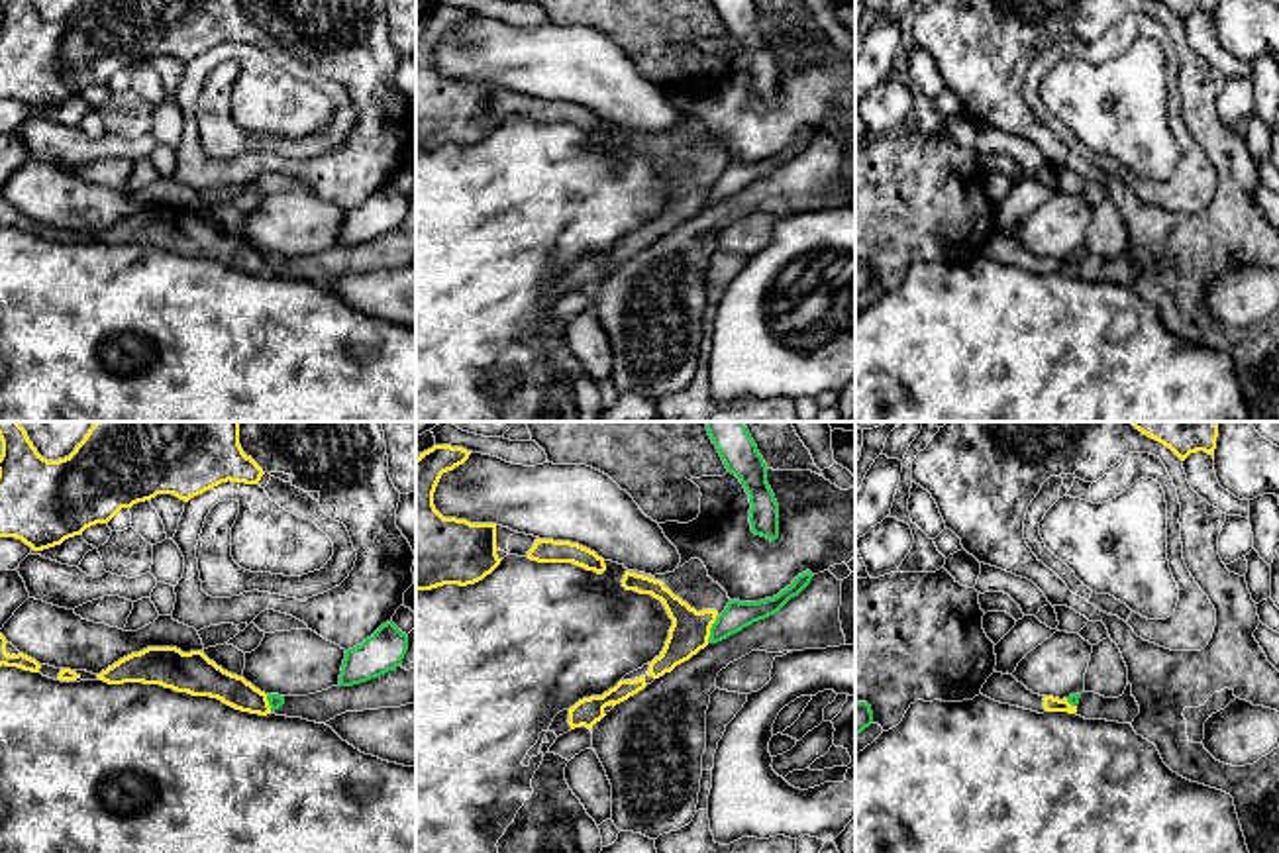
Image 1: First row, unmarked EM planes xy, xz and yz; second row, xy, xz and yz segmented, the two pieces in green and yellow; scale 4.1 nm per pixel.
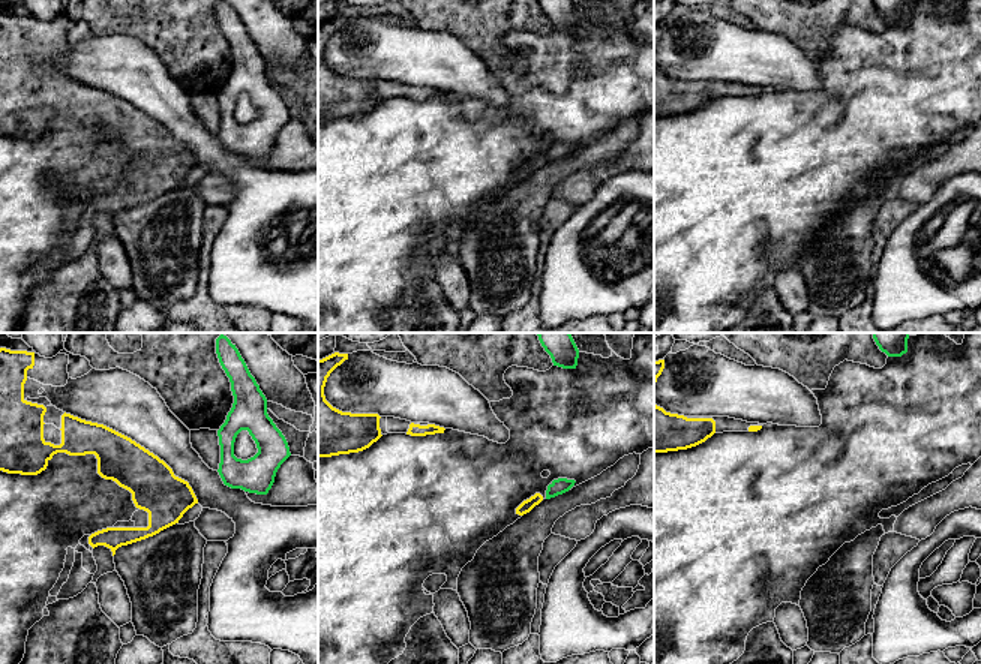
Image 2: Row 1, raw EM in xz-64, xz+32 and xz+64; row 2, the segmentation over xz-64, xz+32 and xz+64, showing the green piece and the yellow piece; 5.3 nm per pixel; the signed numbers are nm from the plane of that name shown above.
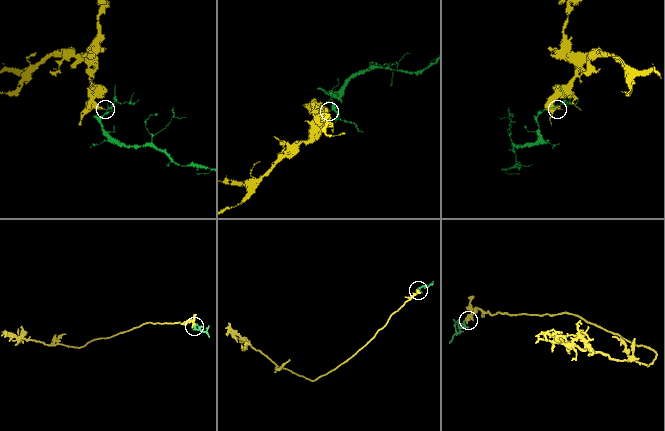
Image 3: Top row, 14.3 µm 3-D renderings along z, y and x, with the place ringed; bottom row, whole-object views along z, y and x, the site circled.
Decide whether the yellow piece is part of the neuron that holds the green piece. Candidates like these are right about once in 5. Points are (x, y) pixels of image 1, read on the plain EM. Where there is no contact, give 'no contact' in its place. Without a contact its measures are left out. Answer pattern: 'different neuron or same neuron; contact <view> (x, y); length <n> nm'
different neuron; contact xz (711, 191); length 110 nm

